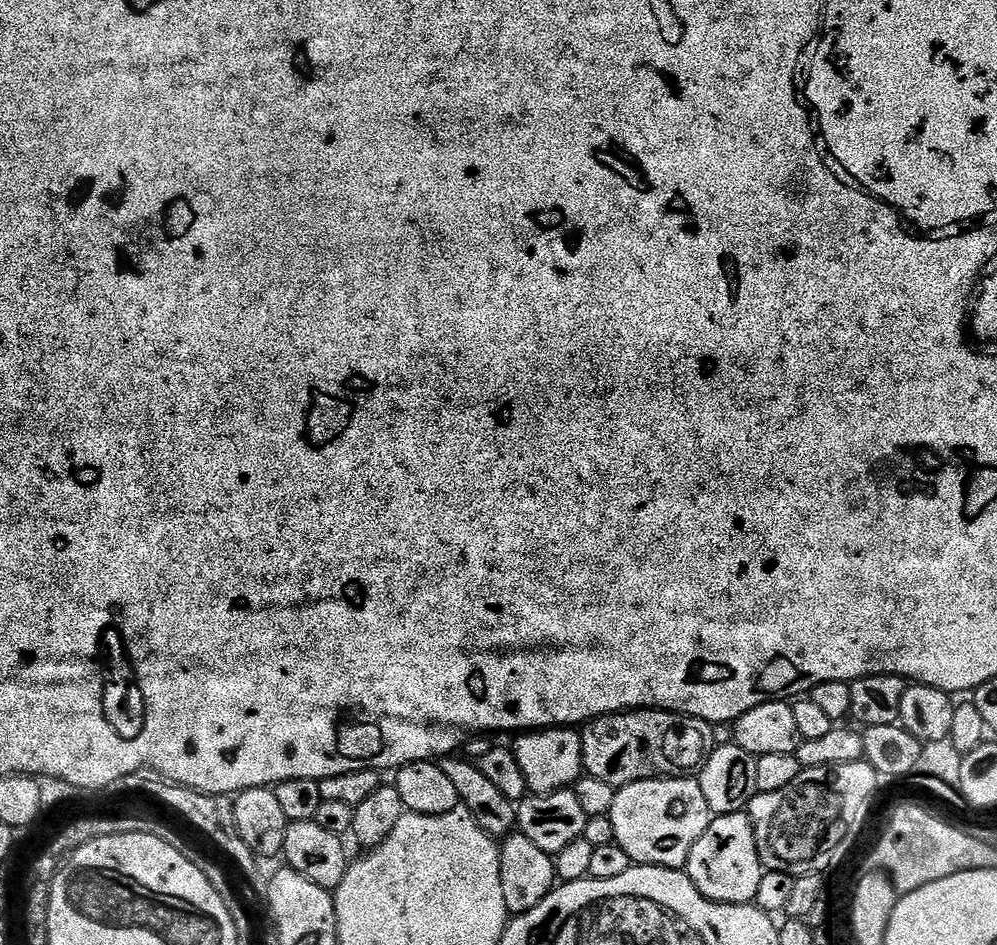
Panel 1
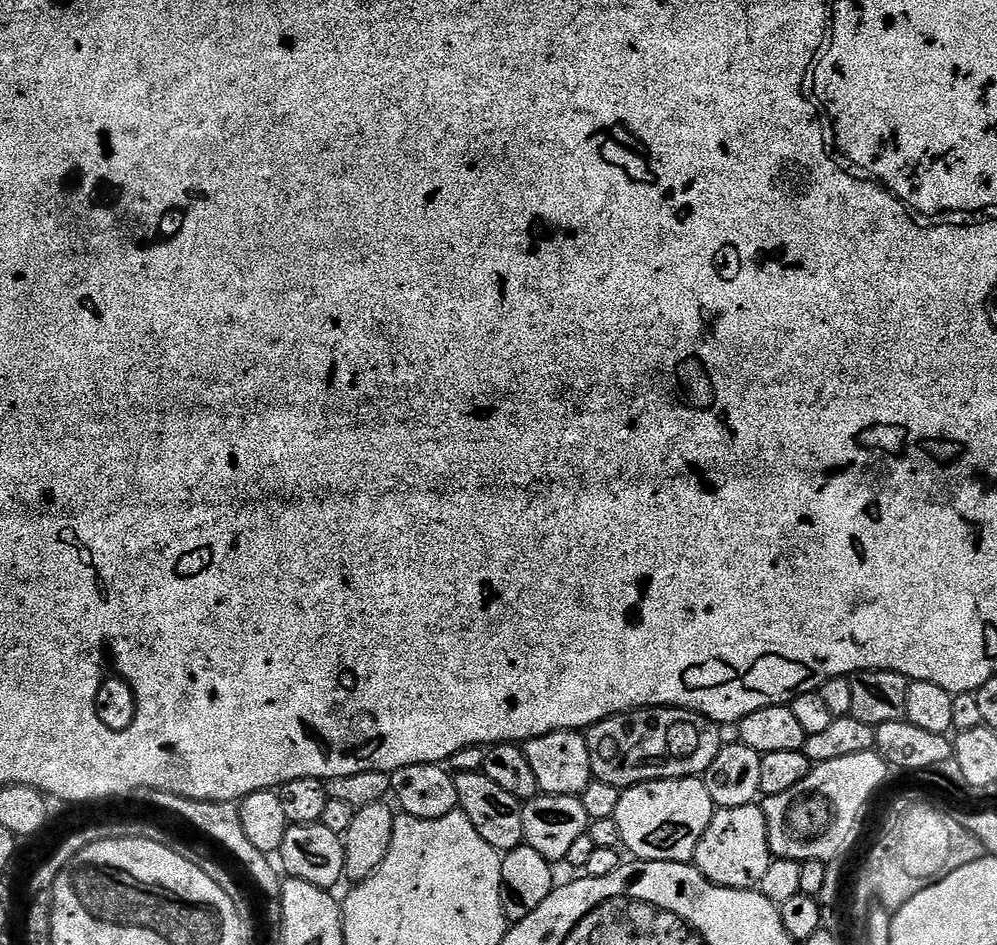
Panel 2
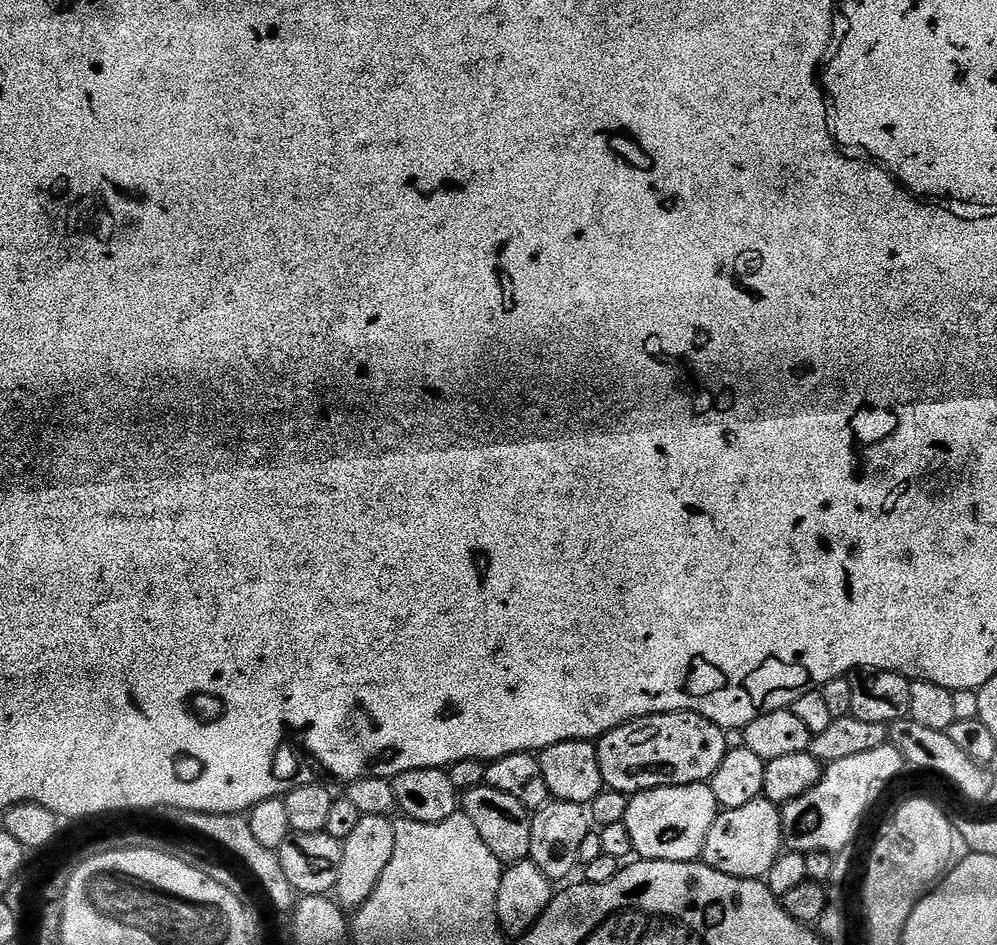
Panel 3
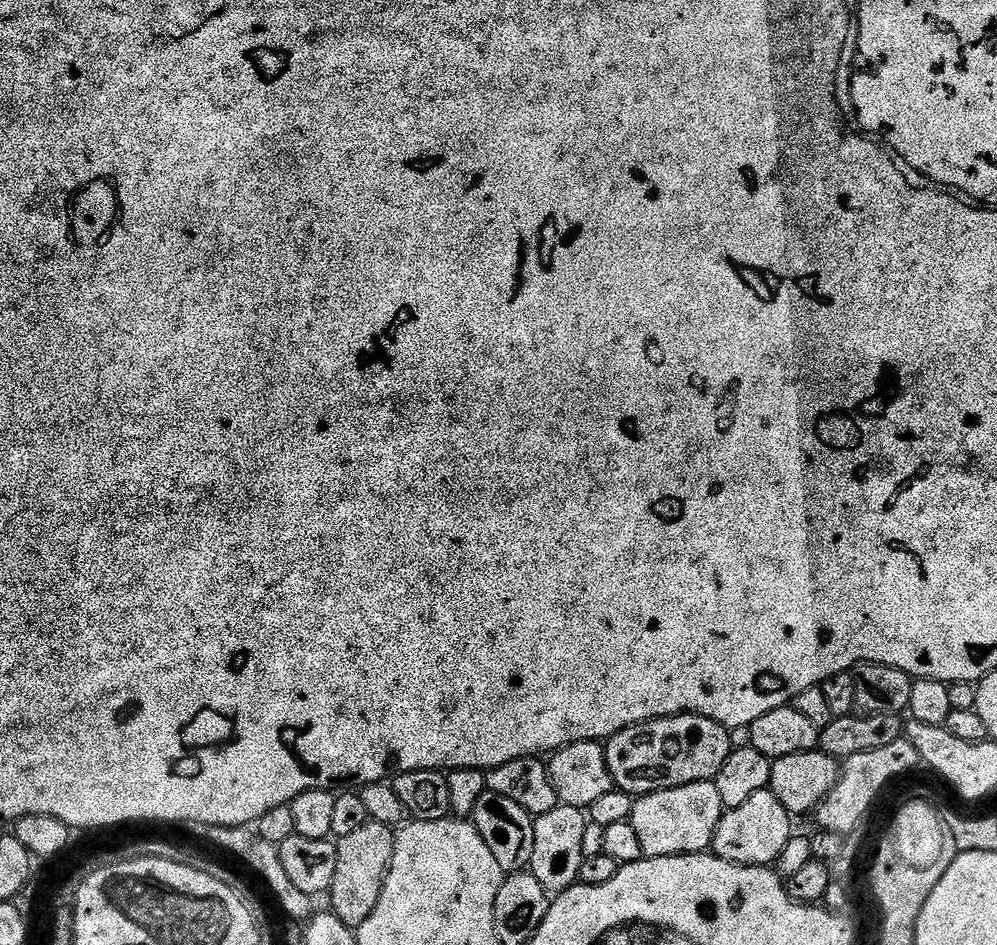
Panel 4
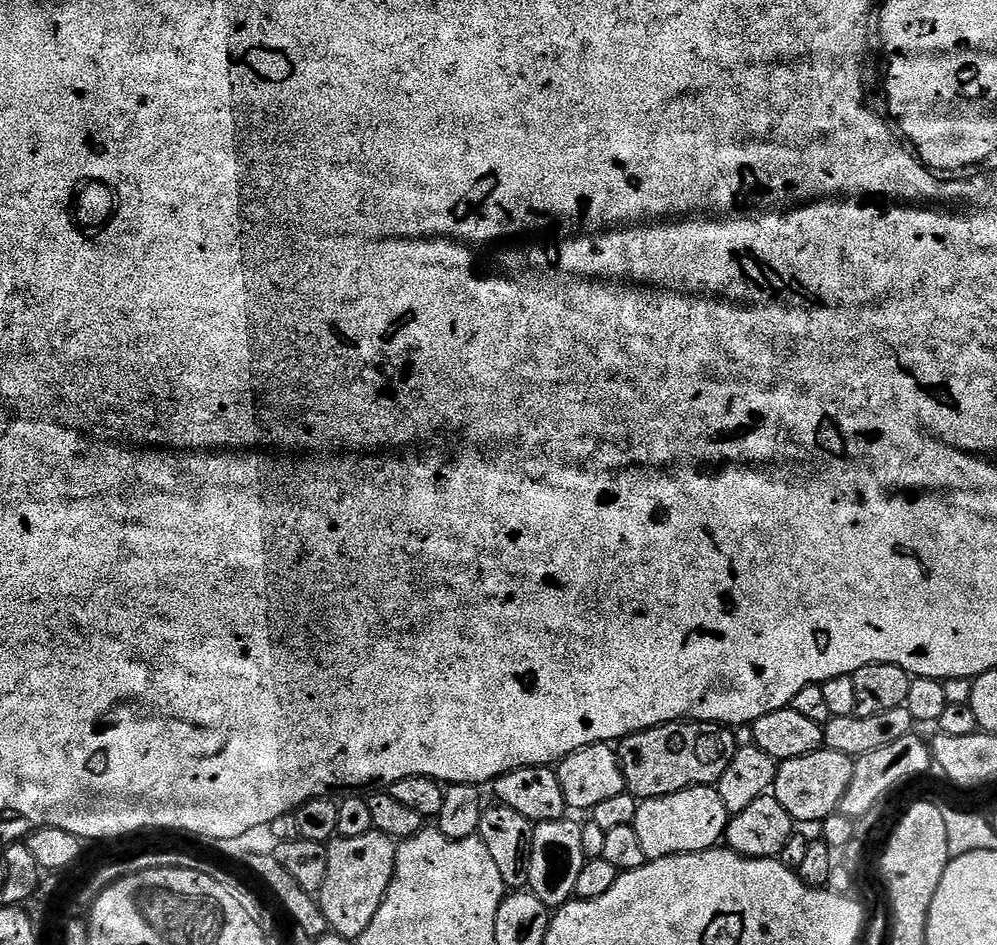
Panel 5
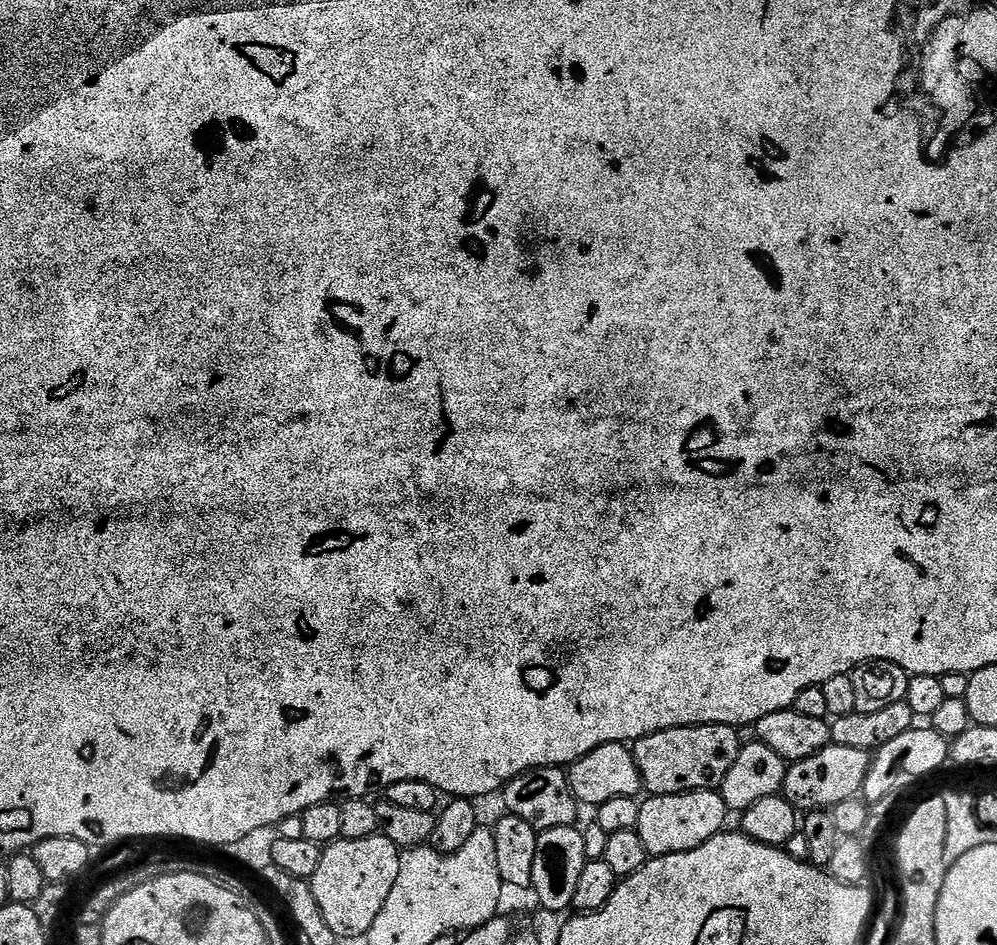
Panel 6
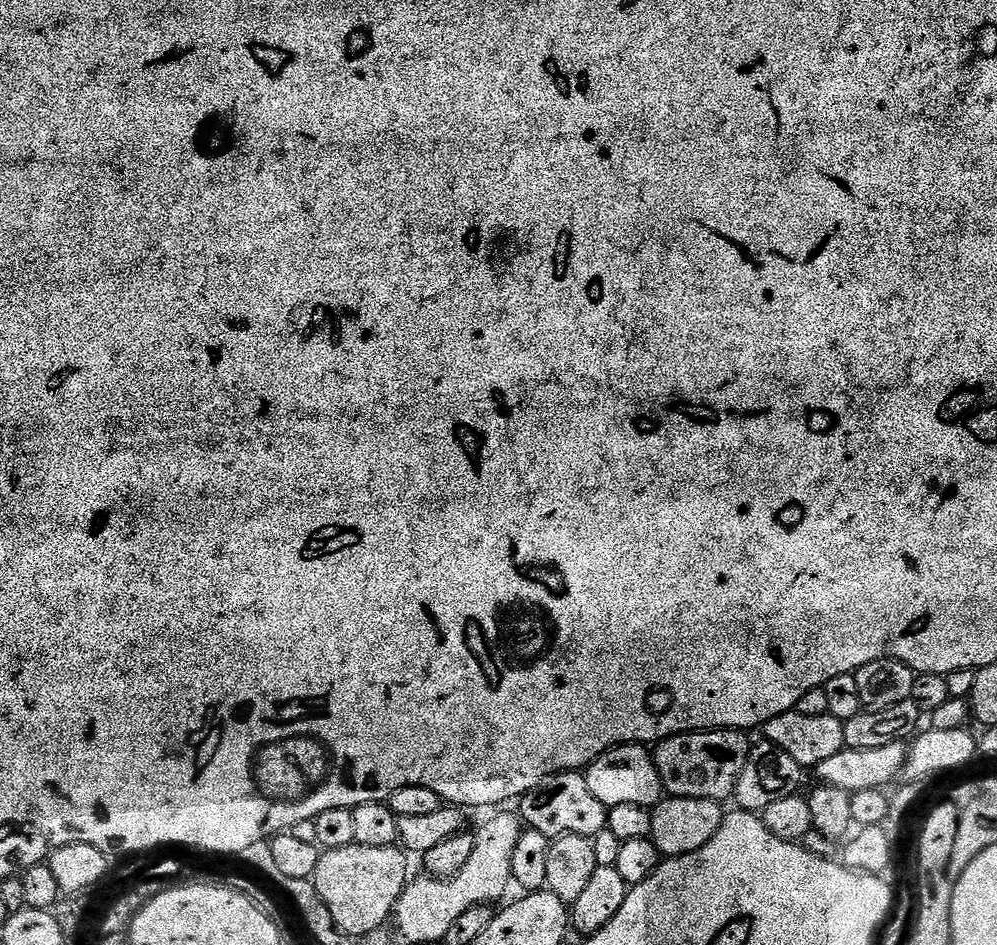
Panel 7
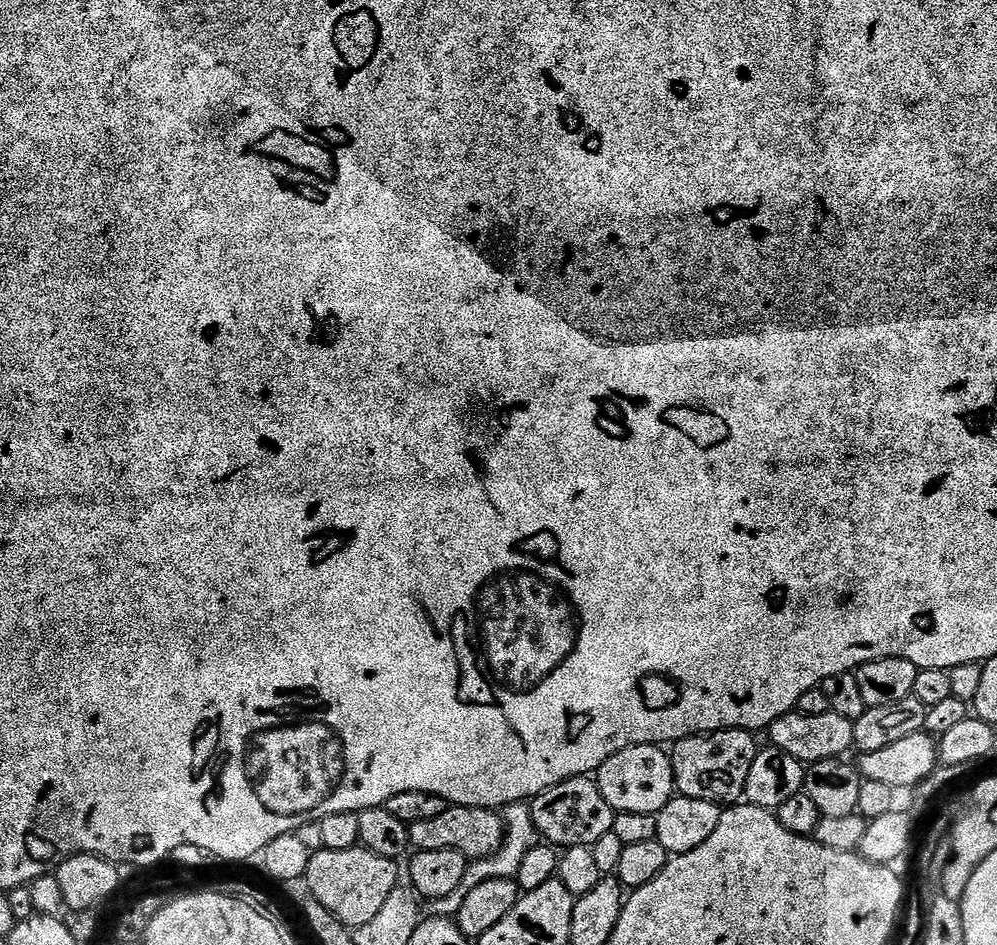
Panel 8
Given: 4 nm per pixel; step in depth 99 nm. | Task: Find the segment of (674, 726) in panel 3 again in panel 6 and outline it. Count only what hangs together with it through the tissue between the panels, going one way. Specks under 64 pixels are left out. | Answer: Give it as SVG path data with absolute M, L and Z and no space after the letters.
M691 724L688 728L671 728L658 734L644 736L631 745L632 757L640 770L643 787L653 796L673 796L683 792L706 792L719 789L720 783L730 774L730 766L738 758L742 739L730 724Z

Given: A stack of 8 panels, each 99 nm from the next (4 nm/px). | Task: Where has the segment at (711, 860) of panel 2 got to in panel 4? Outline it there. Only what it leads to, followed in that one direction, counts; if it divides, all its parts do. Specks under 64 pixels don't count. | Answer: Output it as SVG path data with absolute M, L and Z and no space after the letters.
M772 789L758 790L742 806L734 806L725 811L718 822L712 839L711 851L731 864L745 864L755 868L767 868L775 865L776 859L794 835L794 817L788 813L786 806L774 798Z

